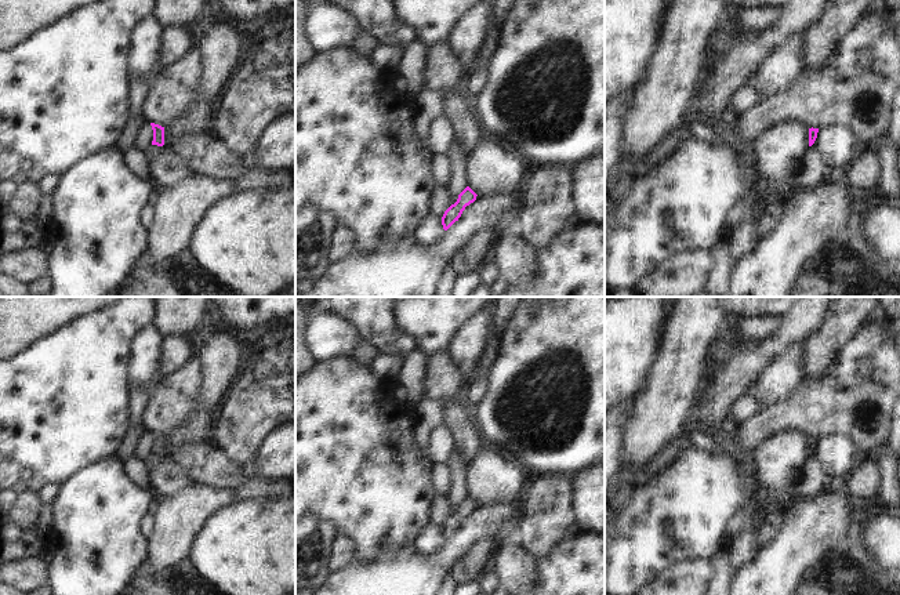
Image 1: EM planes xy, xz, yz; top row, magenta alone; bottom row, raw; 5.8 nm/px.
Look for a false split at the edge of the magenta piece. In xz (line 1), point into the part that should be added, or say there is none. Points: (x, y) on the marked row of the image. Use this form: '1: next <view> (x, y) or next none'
1: next none

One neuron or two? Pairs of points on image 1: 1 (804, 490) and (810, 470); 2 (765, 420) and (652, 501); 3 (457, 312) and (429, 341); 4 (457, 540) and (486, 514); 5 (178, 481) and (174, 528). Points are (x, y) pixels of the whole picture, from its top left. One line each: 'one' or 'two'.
1: one
2: two
3: one
4: one
5: two

